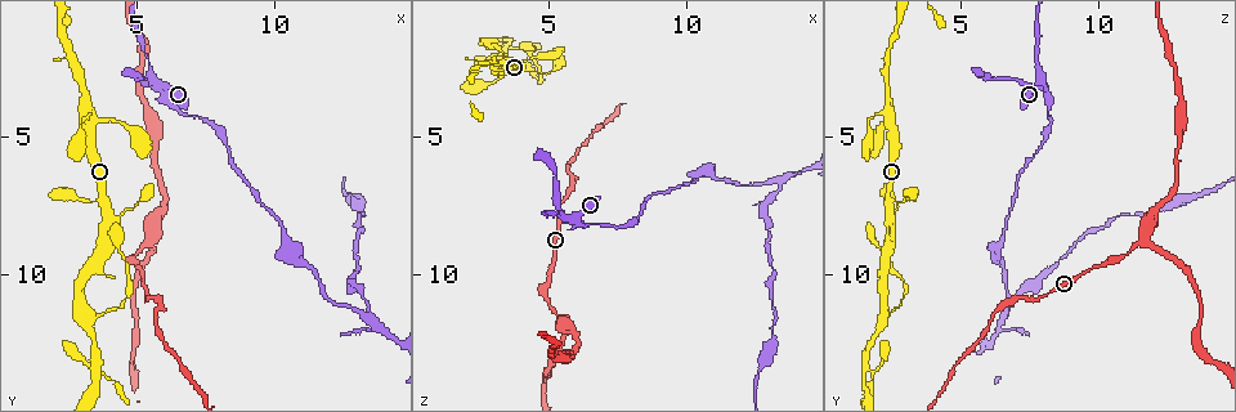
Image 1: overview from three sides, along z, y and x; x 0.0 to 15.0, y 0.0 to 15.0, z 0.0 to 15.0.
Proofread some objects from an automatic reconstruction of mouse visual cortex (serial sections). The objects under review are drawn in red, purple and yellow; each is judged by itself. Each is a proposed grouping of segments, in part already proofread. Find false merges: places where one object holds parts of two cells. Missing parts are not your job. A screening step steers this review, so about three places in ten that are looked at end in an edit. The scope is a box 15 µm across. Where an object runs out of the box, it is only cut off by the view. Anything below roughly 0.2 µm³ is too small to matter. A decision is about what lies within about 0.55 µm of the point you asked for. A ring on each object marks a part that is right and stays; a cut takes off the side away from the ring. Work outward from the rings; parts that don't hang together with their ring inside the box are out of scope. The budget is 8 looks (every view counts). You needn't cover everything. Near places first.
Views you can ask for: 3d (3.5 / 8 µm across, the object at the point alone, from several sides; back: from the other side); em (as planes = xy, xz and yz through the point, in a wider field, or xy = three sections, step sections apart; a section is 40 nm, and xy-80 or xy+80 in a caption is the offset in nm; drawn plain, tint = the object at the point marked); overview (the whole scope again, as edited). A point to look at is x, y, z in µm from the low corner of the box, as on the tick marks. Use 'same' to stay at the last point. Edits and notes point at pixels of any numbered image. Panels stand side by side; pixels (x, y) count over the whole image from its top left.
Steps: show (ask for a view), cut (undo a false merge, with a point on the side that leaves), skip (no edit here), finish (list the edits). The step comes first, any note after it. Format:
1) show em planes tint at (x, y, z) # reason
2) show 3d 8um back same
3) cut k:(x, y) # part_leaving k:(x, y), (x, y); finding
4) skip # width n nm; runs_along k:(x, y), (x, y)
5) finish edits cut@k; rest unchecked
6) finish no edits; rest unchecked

show 3d 3.5um at (5.6, 8.7, 11.7) # small branch off a trunk

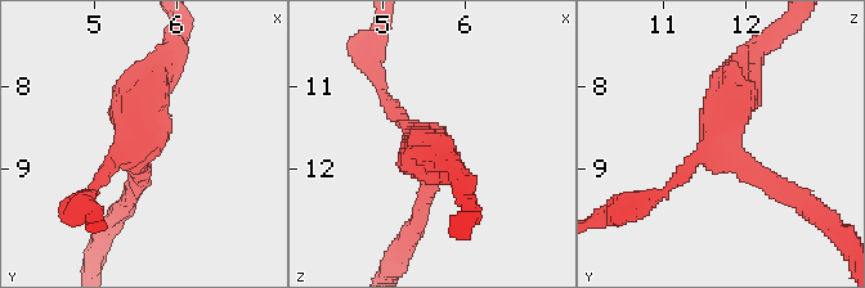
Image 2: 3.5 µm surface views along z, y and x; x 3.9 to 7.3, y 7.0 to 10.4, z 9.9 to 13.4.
show em xy step 3 tint at (5.55, 8.75, 11.60) # arms 3; arm_widths 150, 250, 500 nm

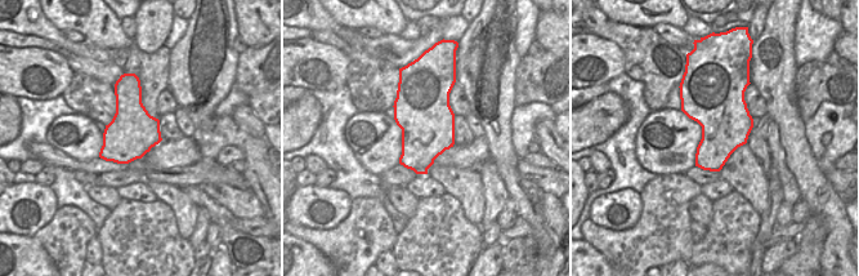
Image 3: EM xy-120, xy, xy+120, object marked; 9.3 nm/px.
cut 2:(418, 207) # width 500 nm; part_leaving 2:(743, 165), (803, 199), (833, 224); two cells meet here

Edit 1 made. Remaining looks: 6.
show overview

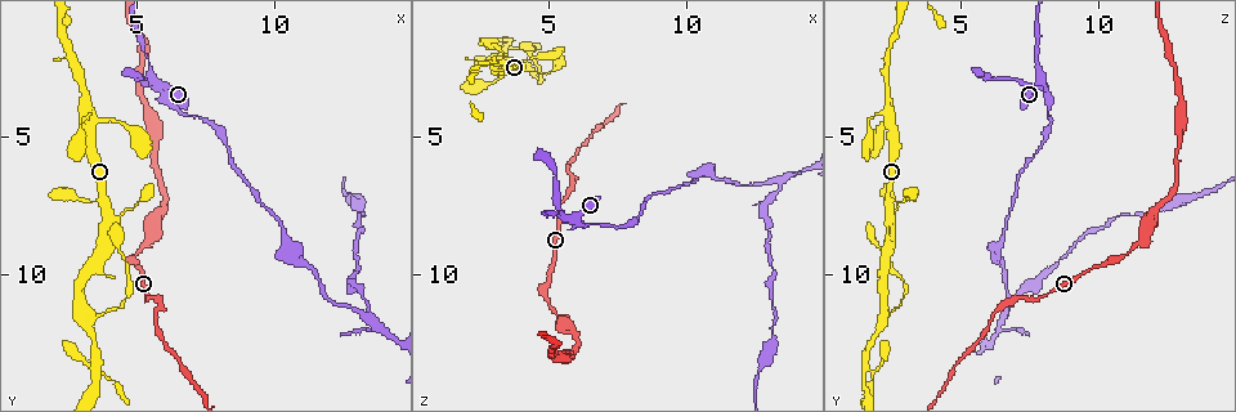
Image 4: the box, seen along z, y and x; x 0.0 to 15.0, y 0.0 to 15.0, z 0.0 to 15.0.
show 3d 3.5um at (5.6, 2.9, 7.9) # sharp bend

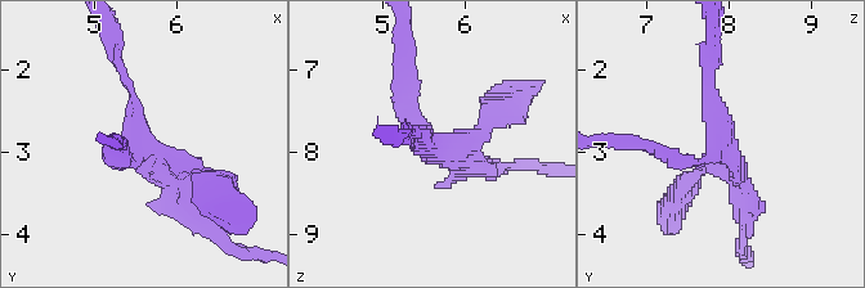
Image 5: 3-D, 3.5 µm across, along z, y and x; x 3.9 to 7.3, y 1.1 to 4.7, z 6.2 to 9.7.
show em xy step 1 tint at (5.65, 2.95, 7.95) # shape alone is not enough

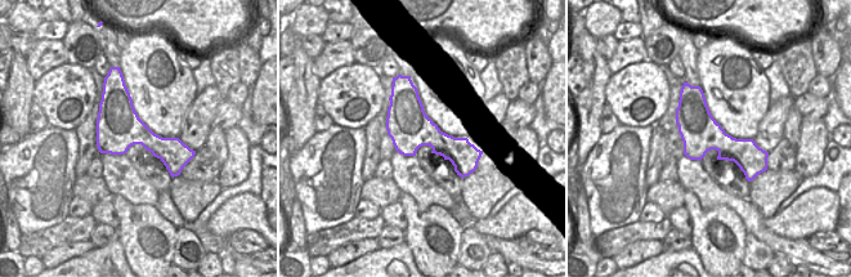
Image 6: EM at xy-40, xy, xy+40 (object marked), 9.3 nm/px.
skip # runs_along 5:(498, 113), (447, 153), (399, 81); one cell here

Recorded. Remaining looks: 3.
show 3d 3.5um at (3.4, 11.4, 2.1) # branch point

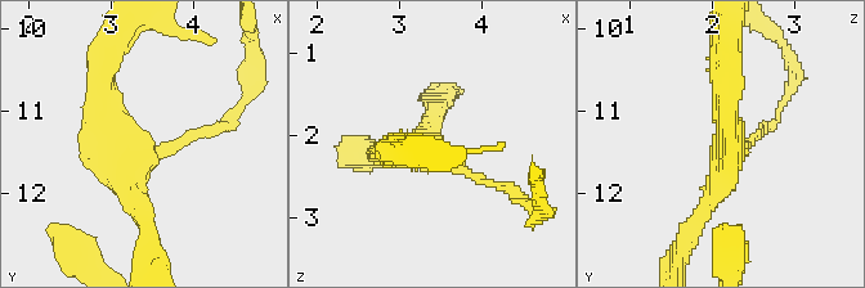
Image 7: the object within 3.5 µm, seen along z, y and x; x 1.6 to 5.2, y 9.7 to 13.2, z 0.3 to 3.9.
show em xy step 1 tint same # need the tissue

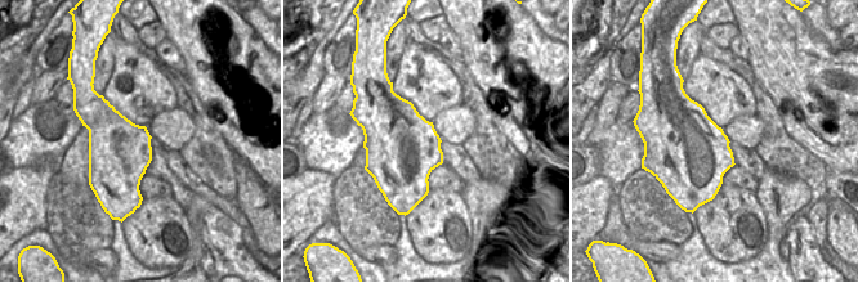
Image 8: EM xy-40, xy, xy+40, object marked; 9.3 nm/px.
skip # runs_along 7:(103, 76), (147, 223); all the same cell

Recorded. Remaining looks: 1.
finish edits cut@2; rest unchecked

